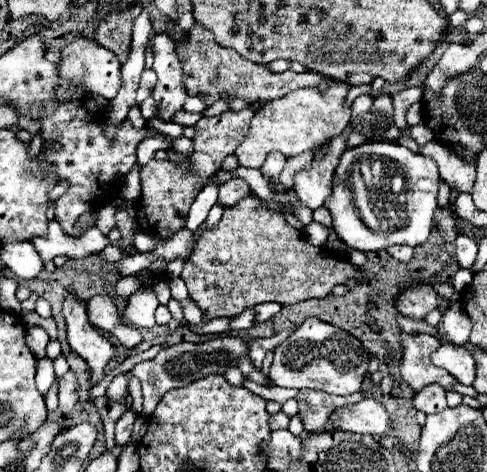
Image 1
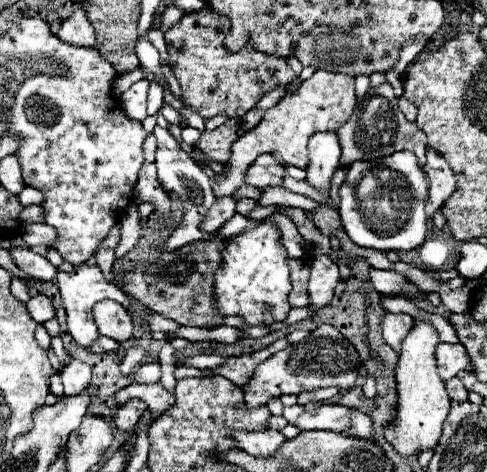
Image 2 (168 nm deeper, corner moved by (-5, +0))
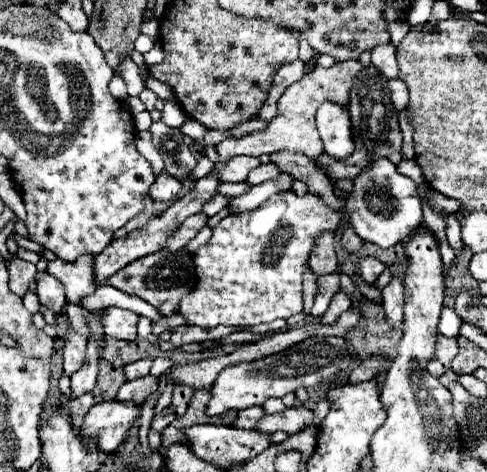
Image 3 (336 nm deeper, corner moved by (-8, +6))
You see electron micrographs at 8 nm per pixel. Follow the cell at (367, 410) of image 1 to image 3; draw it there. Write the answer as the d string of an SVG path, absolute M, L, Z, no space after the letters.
M298 405L298 407L290 407L284 409L282 413L274 413L274 415L266 415L256 429L266 431L266 433L274 433L274 431L286 431L286 433L296 433L304 427L308 427L314 421L314 411L308 409L306 405Z

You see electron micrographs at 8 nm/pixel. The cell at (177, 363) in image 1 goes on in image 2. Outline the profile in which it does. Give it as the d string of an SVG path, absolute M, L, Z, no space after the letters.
M143 363L135 371L135 383L155 383L161 379L161 365L159 363Z

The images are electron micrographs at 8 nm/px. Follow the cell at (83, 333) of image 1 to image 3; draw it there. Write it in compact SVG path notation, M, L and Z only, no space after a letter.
M80 257L76 263L68 263L64 259L54 259L48 263L48 273L62 281L66 289L66 299L74 305L82 305L82 297L94 293L98 289L96 273L94 273L94 257Z

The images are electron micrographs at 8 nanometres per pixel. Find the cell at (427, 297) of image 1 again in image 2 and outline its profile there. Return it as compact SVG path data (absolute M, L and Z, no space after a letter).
M369 269L369 281L373 283L373 289L381 295L419 295L415 285L403 283L405 277L395 271Z

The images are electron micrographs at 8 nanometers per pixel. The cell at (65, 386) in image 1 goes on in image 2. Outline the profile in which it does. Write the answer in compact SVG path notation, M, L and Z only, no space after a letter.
M73 359L67 367L61 369L61 381L65 387L65 395L77 395L91 381L91 367L83 361Z

